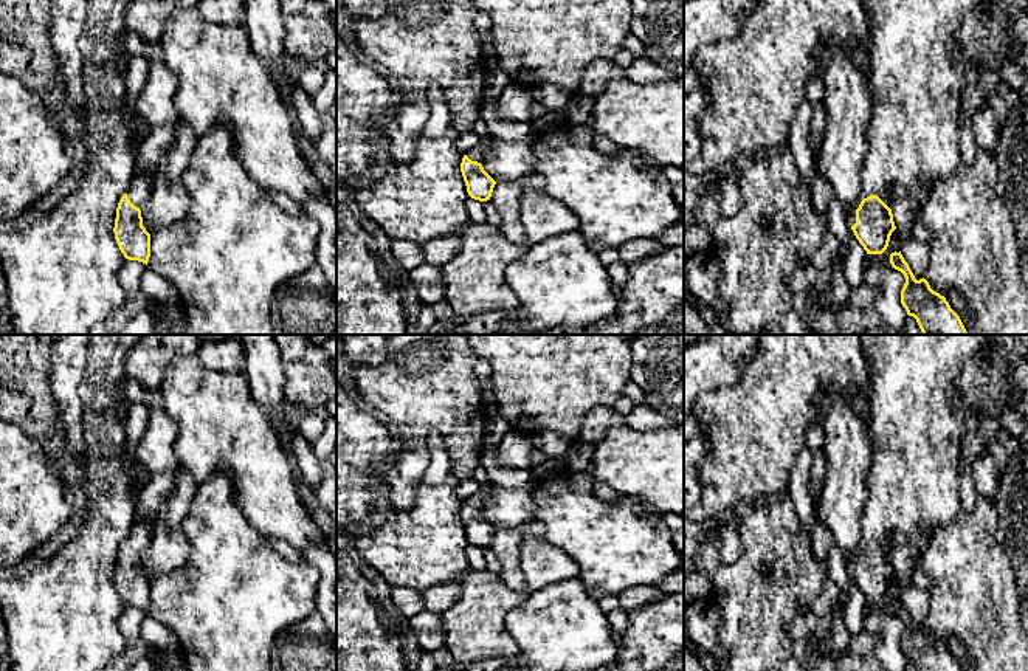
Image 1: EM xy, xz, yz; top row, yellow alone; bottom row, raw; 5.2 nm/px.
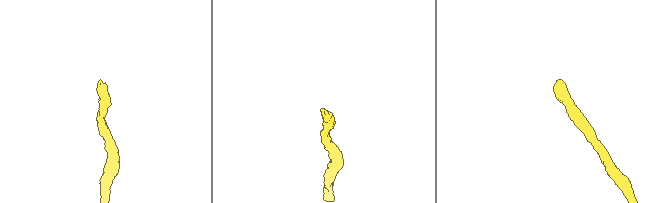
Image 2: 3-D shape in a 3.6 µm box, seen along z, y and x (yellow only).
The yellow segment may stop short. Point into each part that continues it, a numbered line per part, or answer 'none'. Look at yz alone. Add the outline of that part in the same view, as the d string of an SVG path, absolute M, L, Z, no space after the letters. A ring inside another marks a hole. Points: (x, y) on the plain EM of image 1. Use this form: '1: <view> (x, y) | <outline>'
1: yz (848, 456) | M825 387L816 397L825 434L826 479L819 504L819 519L828 527L845 556L850 573L856 570L854 550L862 539L861 516L867 501L867 476L871 468L871 448L867 423L847 403L845 397Z

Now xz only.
1: xz (475, 501) | M490 480L485 482L485 483L482 483L482 485L479 487L479 491L474 493L474 494L473 494L470 499L467 499L465 502L467 502L471 508L481 510L482 501L484 501L484 497L485 497L485 494L487 494L490 485L492 485Z

